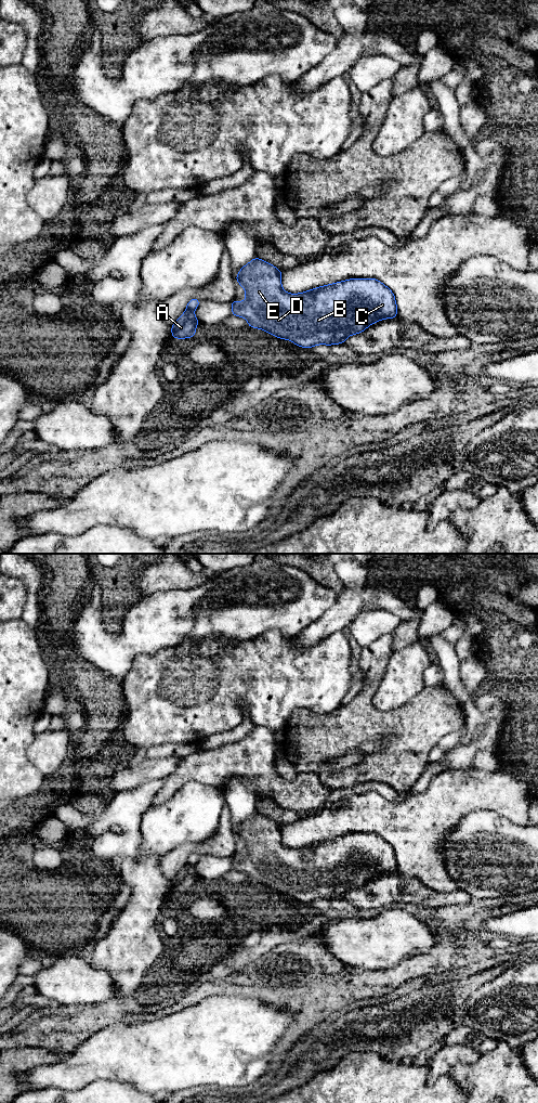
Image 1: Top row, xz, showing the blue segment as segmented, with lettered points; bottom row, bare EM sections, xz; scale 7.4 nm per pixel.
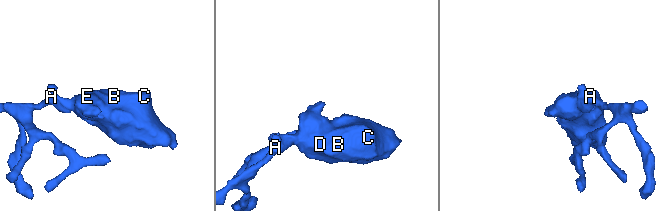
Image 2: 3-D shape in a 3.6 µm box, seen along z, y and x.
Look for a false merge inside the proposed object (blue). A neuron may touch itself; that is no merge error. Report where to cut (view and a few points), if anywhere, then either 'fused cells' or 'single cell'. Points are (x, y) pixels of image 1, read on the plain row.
cut xz (186, 865), (193, 866); fused cells

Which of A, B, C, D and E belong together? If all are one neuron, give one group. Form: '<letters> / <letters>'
A / B C D E

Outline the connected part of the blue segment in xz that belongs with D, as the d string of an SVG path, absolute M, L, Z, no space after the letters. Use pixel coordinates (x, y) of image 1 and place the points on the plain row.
M258 812L242 821L236 830L236 835L245 843L246 854L242 857L232 855L232 870L245 872L249 882L263 884L277 893L290 895L307 904L317 899L343 899L349 891L364 886L371 879L397 871L394 848L376 833L350 833L301 848L288 848L281 842L281 829L276 821Z

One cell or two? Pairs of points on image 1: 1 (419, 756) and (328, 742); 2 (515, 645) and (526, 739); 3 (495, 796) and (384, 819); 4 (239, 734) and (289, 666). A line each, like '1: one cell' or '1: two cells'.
1: one cell
2: one cell
3: one cell
4: two cells

